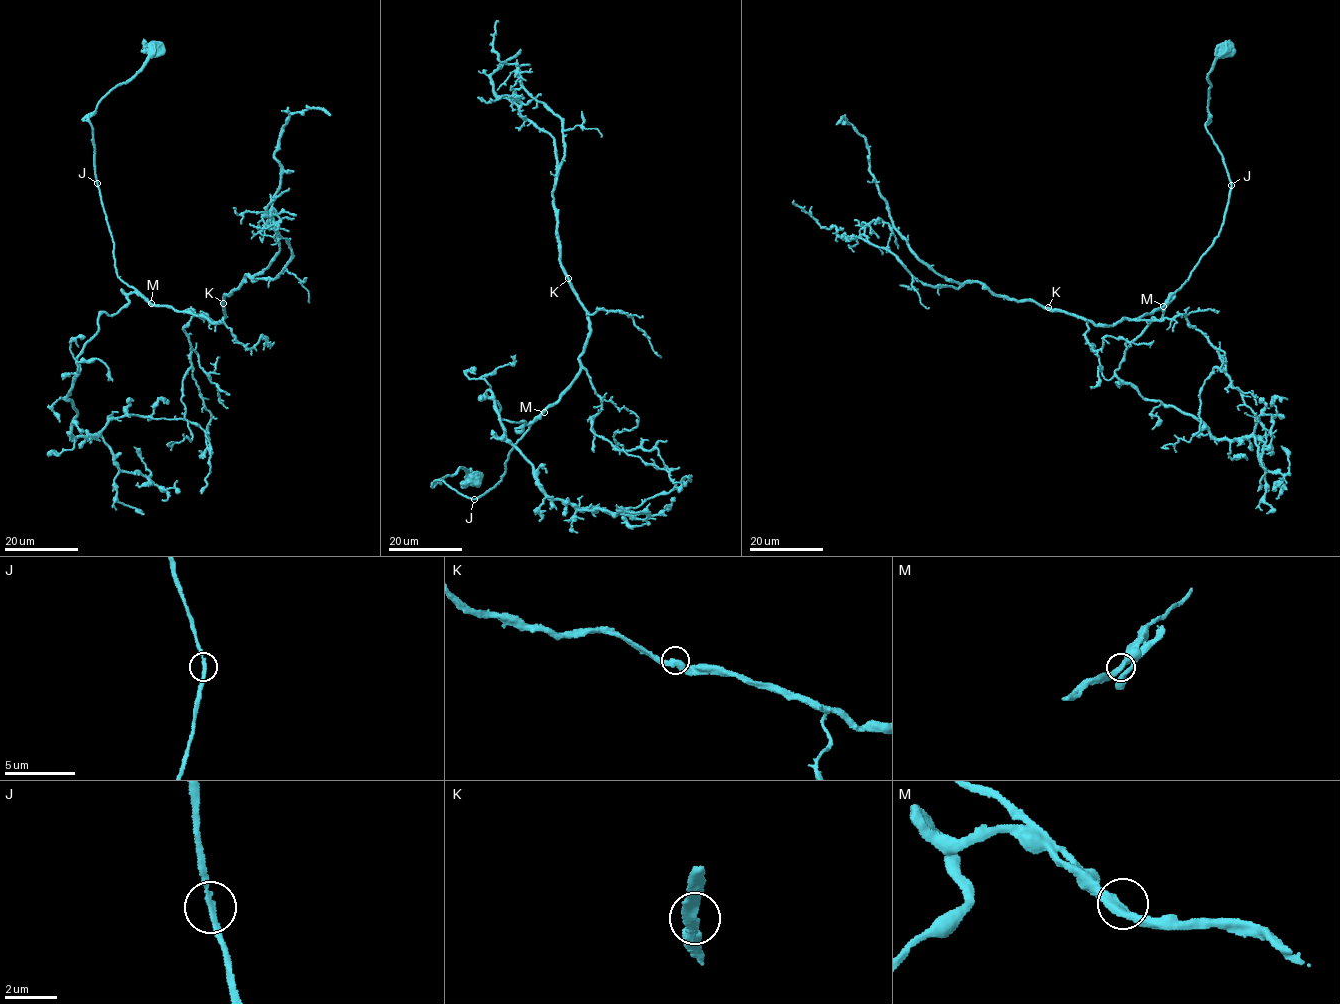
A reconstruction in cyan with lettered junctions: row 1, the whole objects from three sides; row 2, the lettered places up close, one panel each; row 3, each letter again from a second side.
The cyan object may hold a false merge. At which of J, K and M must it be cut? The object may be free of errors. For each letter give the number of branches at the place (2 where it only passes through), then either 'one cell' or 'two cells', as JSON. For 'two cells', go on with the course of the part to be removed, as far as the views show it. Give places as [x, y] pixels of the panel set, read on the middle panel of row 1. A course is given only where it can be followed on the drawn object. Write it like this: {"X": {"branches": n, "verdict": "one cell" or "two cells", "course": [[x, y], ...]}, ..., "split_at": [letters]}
{"J": {"branches": 2, "verdict": "one cell"}, "K": {"branches": 2, "verdict": "one cell"}, "M": {"branches": 2, "verdict": "one cell"}, "split_at": []}

